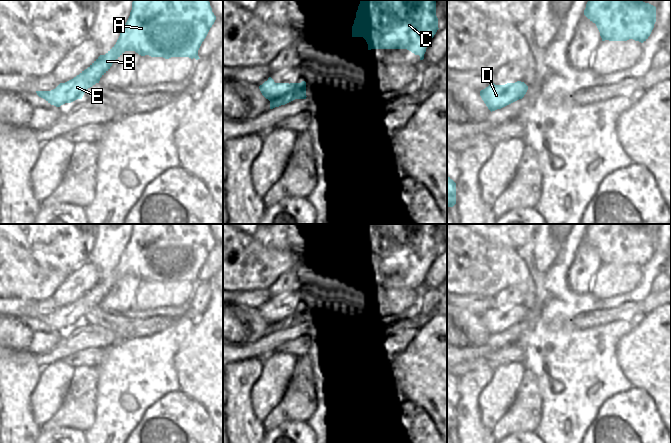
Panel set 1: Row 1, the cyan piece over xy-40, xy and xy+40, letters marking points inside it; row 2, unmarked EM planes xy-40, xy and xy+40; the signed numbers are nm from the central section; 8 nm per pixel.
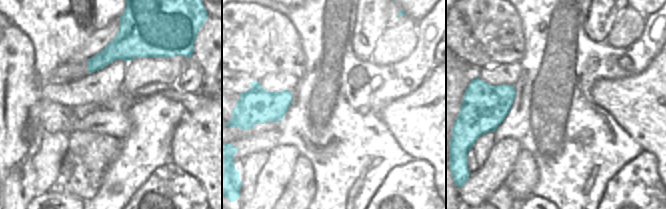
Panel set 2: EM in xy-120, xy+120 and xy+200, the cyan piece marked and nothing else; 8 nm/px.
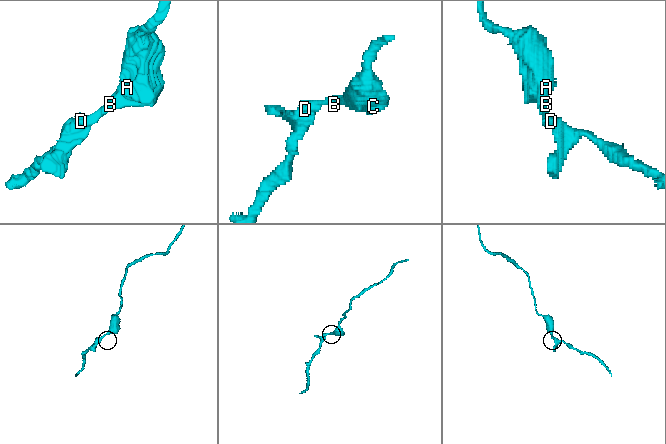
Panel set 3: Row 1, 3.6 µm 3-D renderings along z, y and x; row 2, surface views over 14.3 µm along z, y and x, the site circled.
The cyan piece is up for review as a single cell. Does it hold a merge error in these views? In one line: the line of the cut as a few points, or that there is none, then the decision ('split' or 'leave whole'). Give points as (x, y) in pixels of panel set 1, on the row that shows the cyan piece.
no cut | leave whole

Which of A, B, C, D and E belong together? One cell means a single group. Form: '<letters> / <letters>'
A B C D E

